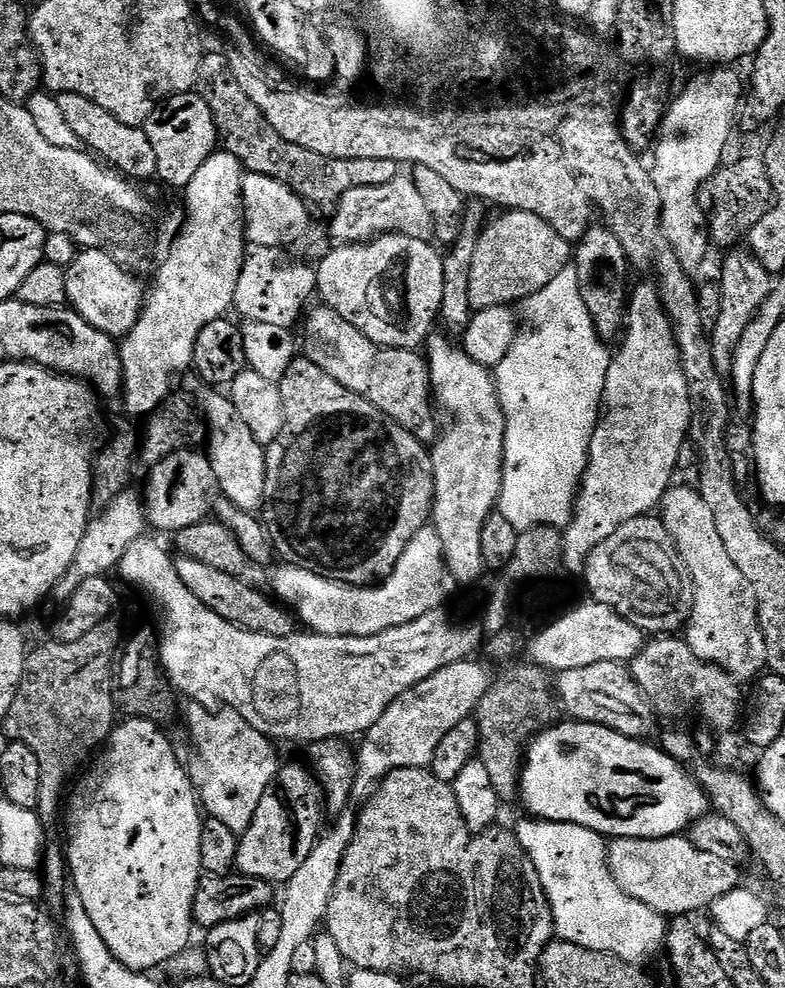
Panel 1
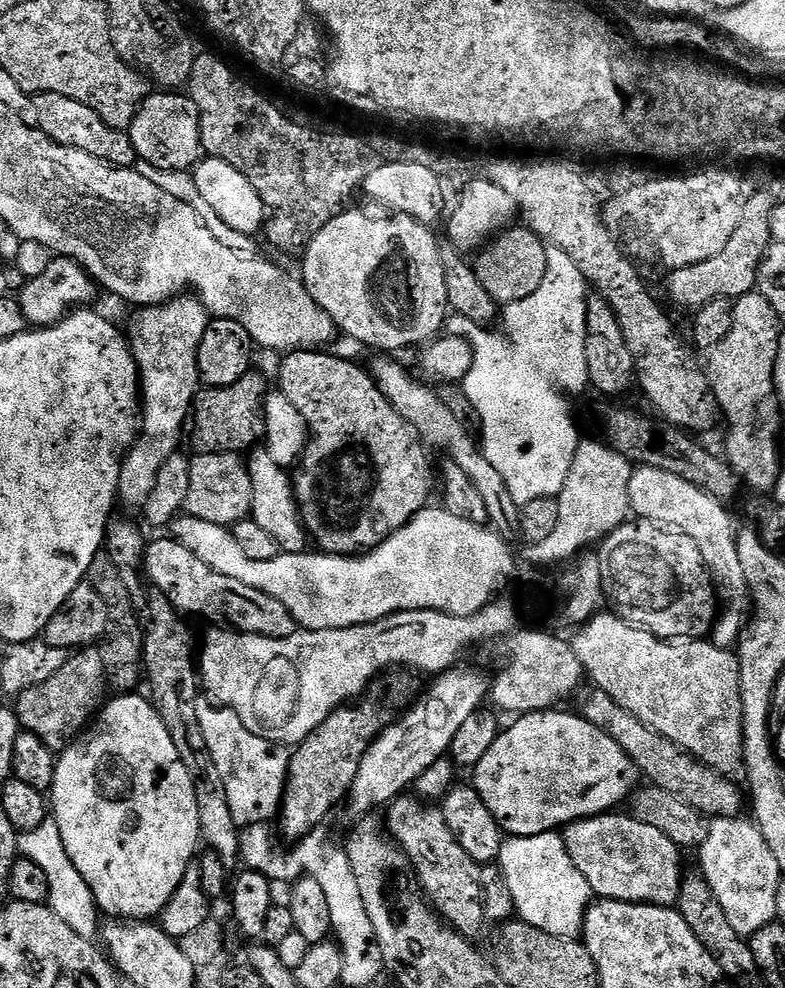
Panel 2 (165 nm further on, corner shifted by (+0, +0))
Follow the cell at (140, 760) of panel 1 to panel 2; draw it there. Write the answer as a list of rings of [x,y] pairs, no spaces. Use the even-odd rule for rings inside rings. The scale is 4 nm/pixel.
[[[120,694],[112,699],[101,707],[91,727],[81,732],[67,748],[59,753],[50,793],[50,812],[58,830],[61,831],[66,854],[70,856],[75,869],[86,880],[89,890],[93,892],[99,911],[108,918],[129,922],[148,922],[161,915],[164,907],[170,902],[170,898],[174,896],[174,892],[178,890],[187,867],[197,859],[196,847],[201,847],[202,844],[198,826],[198,798],[194,794],[194,782],[190,778],[190,770],[186,770],[182,758],[178,758],[174,738],[170,738],[170,730],[166,730],[166,722],[162,722],[162,718],[156,713],[151,699],[144,697],[143,700],[140,694]]]

